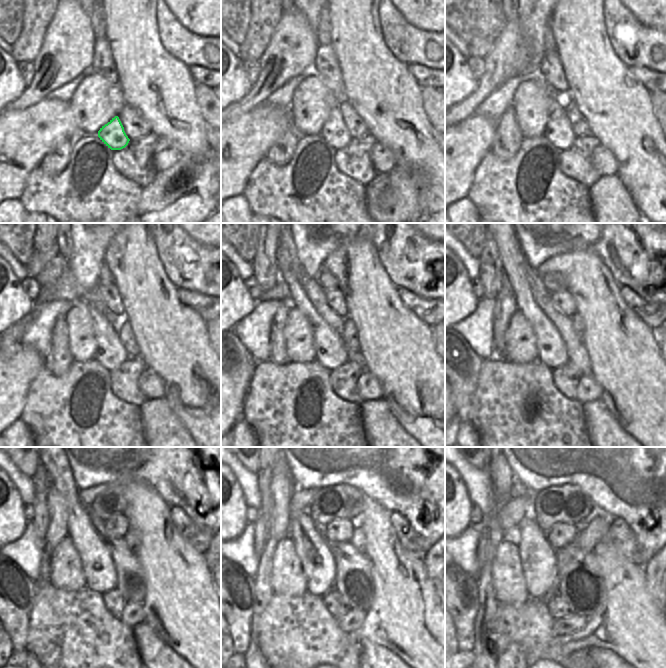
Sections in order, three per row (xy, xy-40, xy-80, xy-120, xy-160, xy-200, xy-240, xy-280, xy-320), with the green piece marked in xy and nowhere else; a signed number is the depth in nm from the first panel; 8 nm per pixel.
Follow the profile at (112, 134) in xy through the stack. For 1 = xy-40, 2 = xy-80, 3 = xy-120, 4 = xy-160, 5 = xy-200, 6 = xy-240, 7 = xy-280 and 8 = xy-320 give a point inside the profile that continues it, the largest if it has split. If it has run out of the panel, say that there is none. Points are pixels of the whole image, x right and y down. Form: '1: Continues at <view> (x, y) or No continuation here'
1: Continues at xy-40 (334, 131)
2: Continues at xy-80 (558, 131)
3: Continues at xy-120 (110, 353)
4: Continues at xy-160 (331, 352)
5: Continues at xy-200 (551, 348)
6: Continues at xy-240 (97, 565)
7: Continues at xy-280 (317, 559)
8: Continues at xy-320 (539, 565).

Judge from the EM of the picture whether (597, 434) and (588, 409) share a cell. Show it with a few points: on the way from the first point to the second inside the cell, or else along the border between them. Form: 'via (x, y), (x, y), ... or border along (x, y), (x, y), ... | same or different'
via (597, 428), (597, 418), (594, 415) | same

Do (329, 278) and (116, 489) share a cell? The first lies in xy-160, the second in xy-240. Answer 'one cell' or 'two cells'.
one cell

